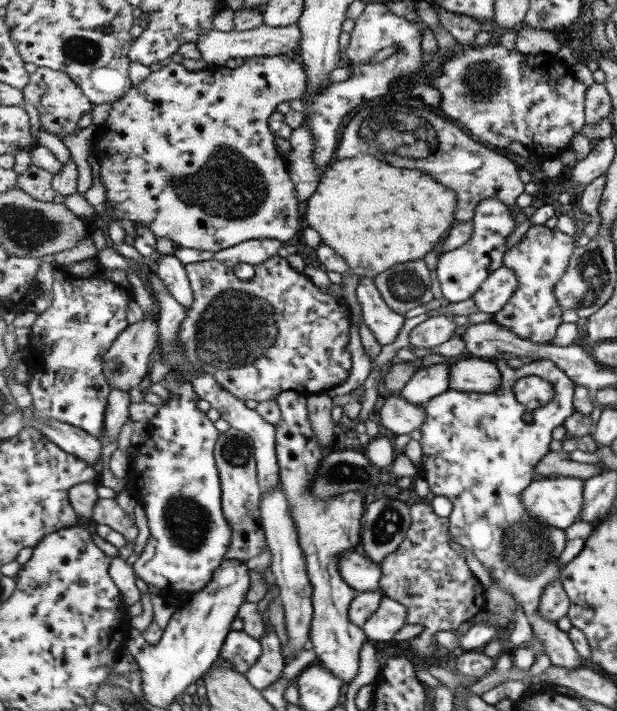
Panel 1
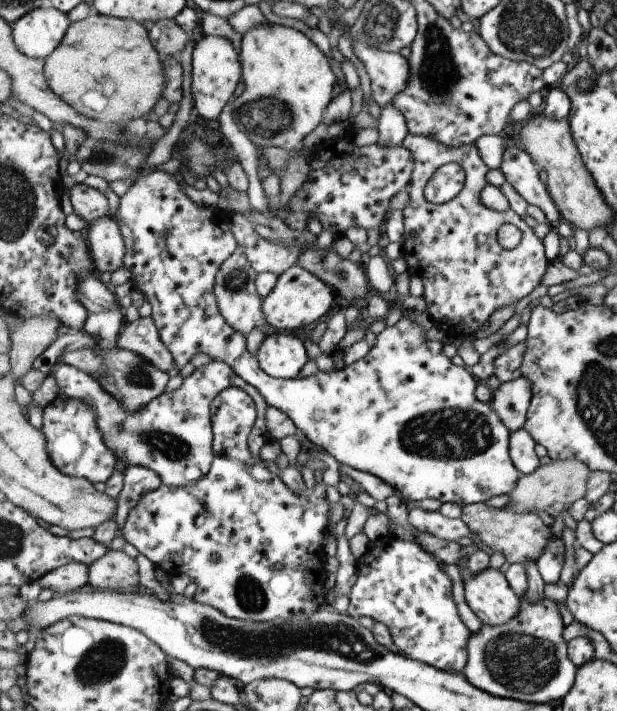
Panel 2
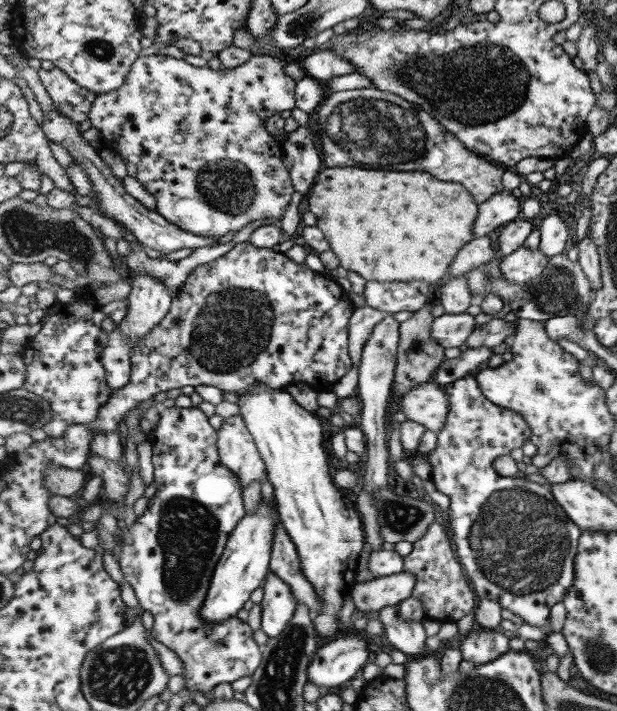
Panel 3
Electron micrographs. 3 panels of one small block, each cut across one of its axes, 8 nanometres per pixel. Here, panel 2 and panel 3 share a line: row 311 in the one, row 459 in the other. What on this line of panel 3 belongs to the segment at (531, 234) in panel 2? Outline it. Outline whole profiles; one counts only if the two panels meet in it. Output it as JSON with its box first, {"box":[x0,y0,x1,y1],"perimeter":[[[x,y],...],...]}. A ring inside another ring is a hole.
{"box":[427,374,584,628],"perimeter":[[[473,374],[455,380],[447,387],[447,394],[451,402],[449,417],[445,427],[437,432],[436,448],[427,455],[432,466],[432,482],[437,490],[450,497],[448,518],[456,552],[467,568],[477,595],[499,602],[503,609],[513,612],[527,624],[545,628],[551,608],[566,599],[567,592],[574,587],[576,557],[584,531],[571,520],[547,484],[528,480],[522,474],[501,476],[495,470],[497,458],[523,448],[530,440],[531,425],[525,417],[489,400]]]}

